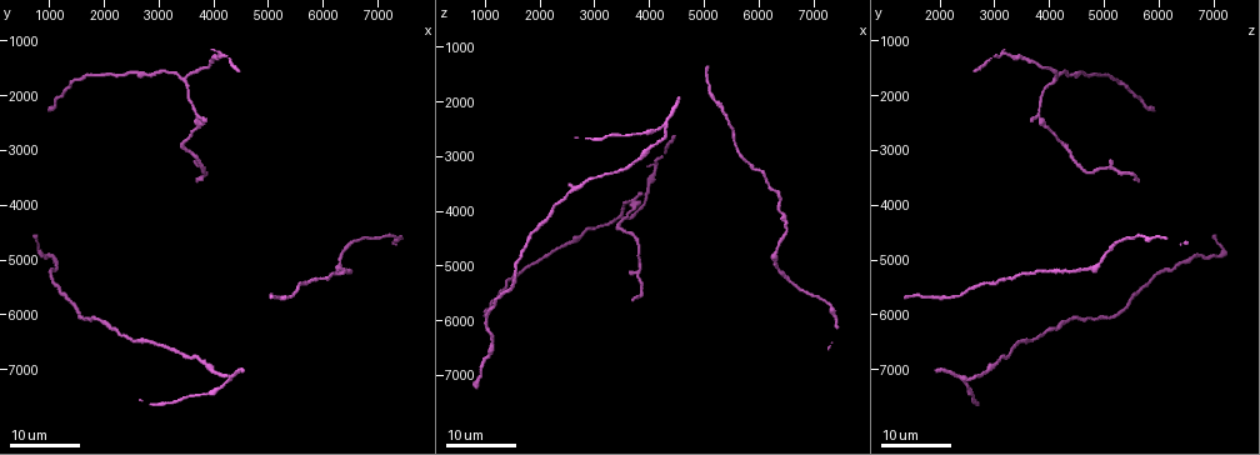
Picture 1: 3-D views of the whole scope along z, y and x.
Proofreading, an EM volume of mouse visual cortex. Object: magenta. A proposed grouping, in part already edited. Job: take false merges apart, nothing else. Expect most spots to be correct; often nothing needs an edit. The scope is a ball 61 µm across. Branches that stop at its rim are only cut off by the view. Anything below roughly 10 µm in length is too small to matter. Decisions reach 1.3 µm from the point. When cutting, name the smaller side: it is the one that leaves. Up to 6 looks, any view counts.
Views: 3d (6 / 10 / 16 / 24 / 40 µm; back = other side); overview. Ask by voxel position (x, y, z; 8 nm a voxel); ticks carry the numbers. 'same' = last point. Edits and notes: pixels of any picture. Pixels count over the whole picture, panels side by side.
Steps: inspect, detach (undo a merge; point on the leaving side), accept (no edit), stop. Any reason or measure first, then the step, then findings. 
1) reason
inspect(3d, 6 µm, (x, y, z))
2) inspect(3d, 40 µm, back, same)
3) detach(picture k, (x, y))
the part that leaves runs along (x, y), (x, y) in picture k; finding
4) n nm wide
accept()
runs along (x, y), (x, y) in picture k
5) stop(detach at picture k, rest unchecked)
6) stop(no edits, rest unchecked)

calibre changes
inspect(3d, 16 µm, (3750, 2350, 3800))

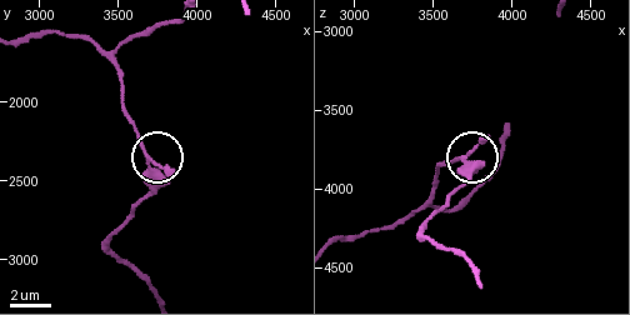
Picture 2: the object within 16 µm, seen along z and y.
zoom in
inspect(3d, 6 µm, (3680, 2360, 3800))

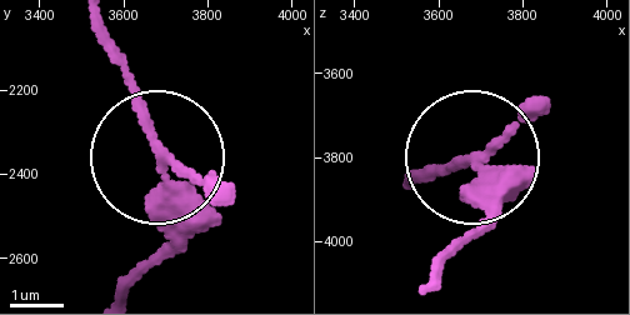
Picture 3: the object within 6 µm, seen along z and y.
3 arms
accept()
runs along (98, 25), (155, 160), (160, 263) in picture 3; all the same neuron

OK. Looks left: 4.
two arms in line, one across
inspect(3d, 16 µm, (3500, 1700, 4100))

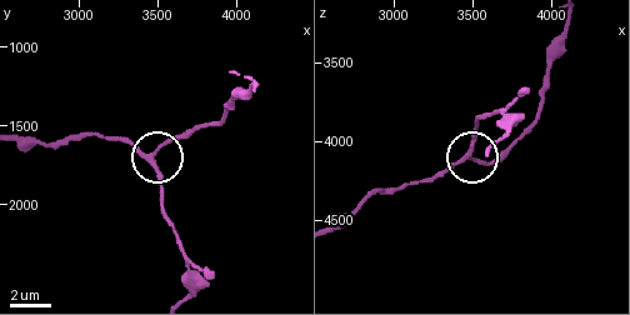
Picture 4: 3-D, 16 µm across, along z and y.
closer look
inspect(3d, 10 µm, (3460, 1720, 4100))

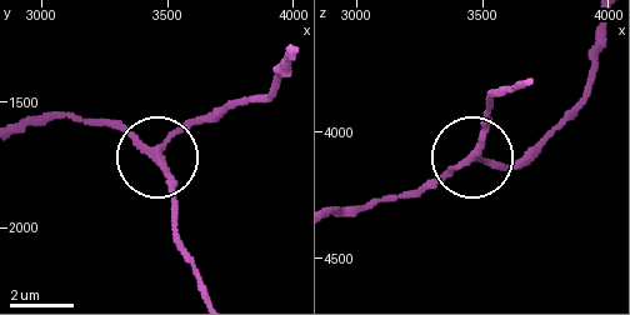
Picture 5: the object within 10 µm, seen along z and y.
inspect(3d, 10 µm, back, (3460, 1710, 4090))

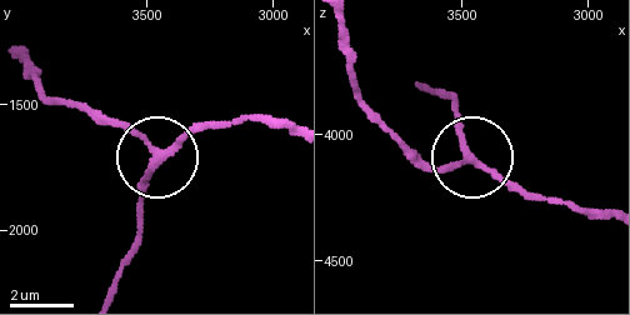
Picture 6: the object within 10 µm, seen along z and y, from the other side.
side arm 18 µm
accept()
runs along (288, 129), (215, 120), (151, 150), (98, 115) in picture 6; one neuron here

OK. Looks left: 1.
stop(no edits, rest unchecked)

